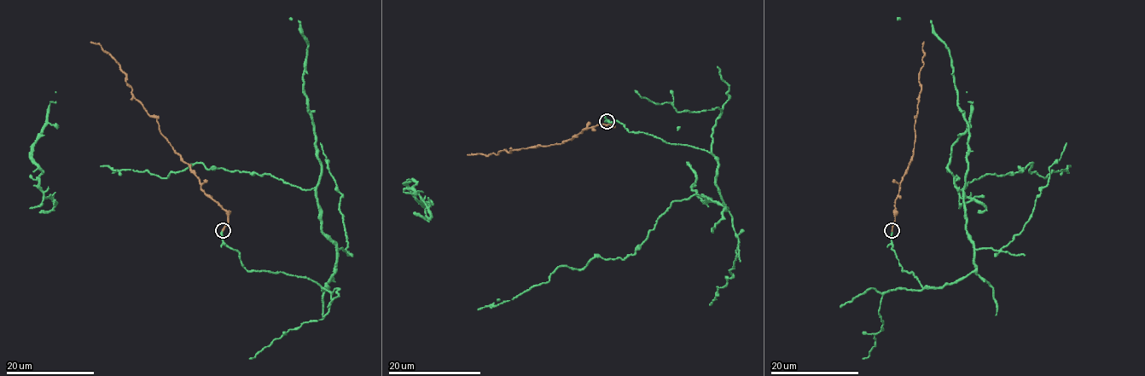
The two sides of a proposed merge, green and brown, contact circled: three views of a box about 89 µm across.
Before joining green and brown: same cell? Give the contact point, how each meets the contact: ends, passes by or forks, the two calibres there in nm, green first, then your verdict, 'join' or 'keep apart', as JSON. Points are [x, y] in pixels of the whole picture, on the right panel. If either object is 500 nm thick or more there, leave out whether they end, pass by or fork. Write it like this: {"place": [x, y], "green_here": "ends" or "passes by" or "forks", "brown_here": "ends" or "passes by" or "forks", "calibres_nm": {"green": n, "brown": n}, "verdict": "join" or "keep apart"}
{"place": [892, 230], "green_here": "ends", "brown_here": "ends", "calibres_nm": {"green": 200, "brown": 190}, "verdict": "join"}

